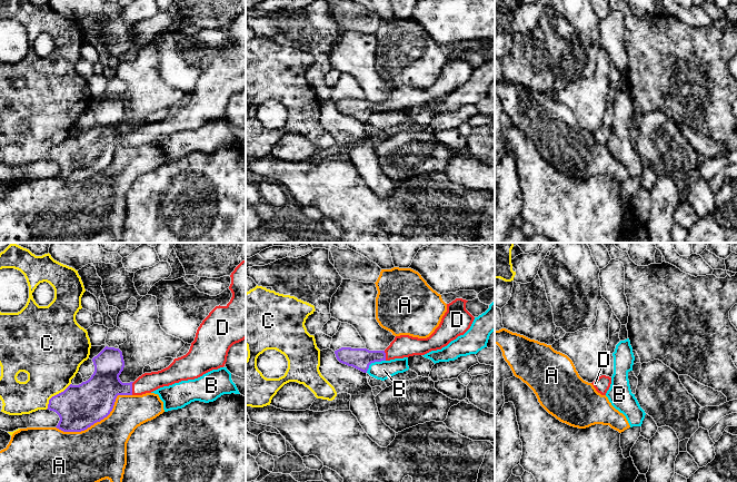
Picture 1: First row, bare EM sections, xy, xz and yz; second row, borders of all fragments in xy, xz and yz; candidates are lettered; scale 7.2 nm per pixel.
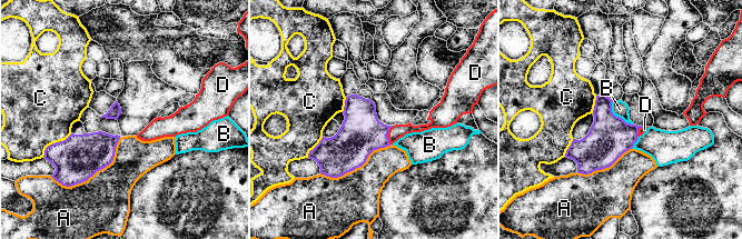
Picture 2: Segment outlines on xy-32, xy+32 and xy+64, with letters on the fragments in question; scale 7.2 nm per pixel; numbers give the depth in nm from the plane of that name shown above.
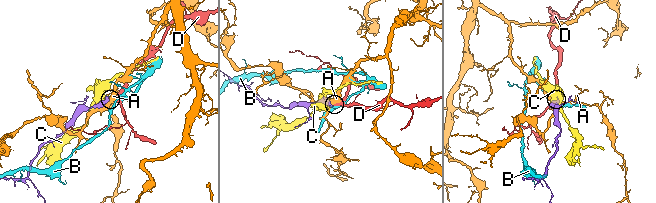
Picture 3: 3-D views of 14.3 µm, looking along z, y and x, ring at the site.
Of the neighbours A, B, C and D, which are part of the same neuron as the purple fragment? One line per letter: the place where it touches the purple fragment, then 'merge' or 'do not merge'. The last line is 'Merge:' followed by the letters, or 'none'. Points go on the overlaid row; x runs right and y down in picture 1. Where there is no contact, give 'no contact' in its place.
A: contact xy (98, 421); do not merge
B: contact xz (374, 362); do not merge
C: contact xy (55, 395); do not merge
D: contact xy (131, 389); merge
Merge: D

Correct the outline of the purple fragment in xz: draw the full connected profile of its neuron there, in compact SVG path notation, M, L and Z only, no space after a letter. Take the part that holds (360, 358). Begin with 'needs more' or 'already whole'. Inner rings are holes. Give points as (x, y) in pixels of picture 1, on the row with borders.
needs more | M456 298L447 304L447 312L439 326L427 338L400 335L396 336L385 351L341 347L335 351L336 357L340 363L367 373L369 365L375 362L425 355L441 350L470 328L475 317L466 309L467 302Z

